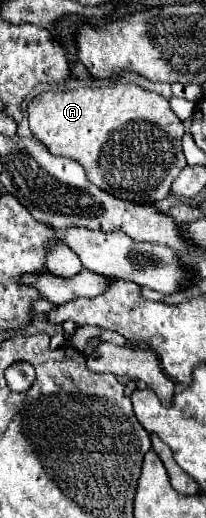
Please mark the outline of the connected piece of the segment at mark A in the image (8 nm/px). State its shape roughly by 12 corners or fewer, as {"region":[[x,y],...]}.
{"region":[[137,84],[41,92],[31,132],[127,202],[185,168],[183,122]]}

